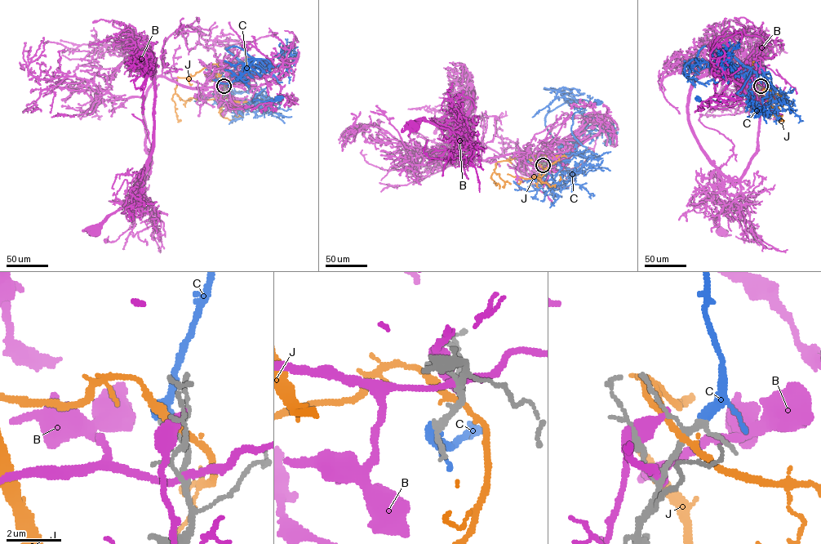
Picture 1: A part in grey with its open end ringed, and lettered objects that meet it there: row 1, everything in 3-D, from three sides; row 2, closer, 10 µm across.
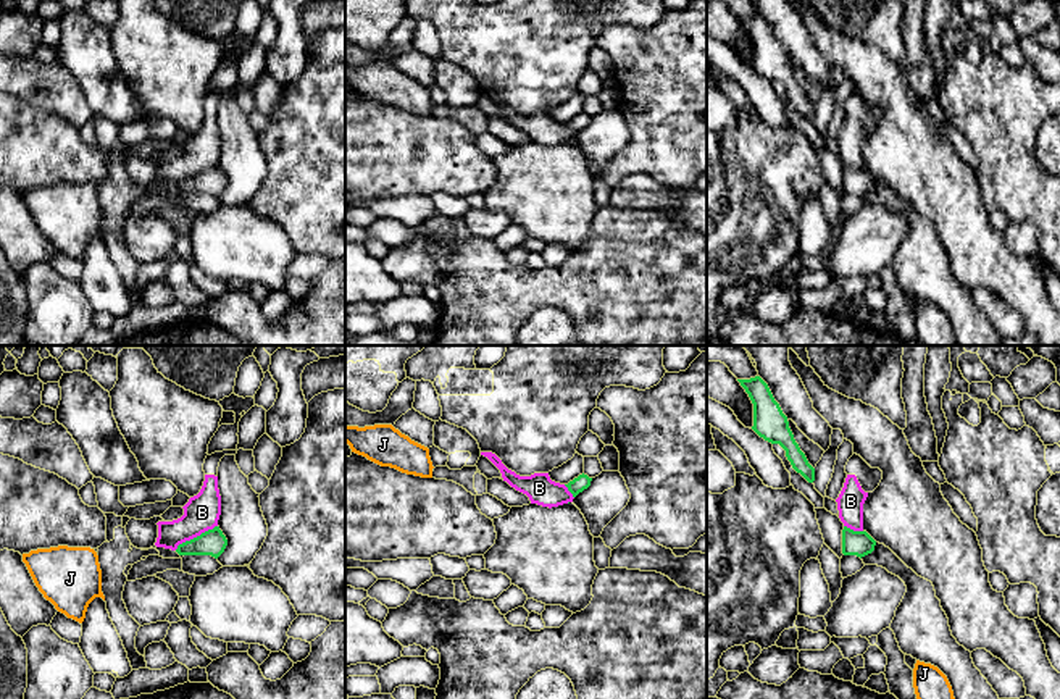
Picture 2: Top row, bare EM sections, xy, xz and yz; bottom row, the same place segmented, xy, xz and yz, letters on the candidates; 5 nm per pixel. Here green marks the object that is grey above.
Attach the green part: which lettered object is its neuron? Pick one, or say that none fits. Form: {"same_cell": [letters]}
{"same_cell": ["C"]}

